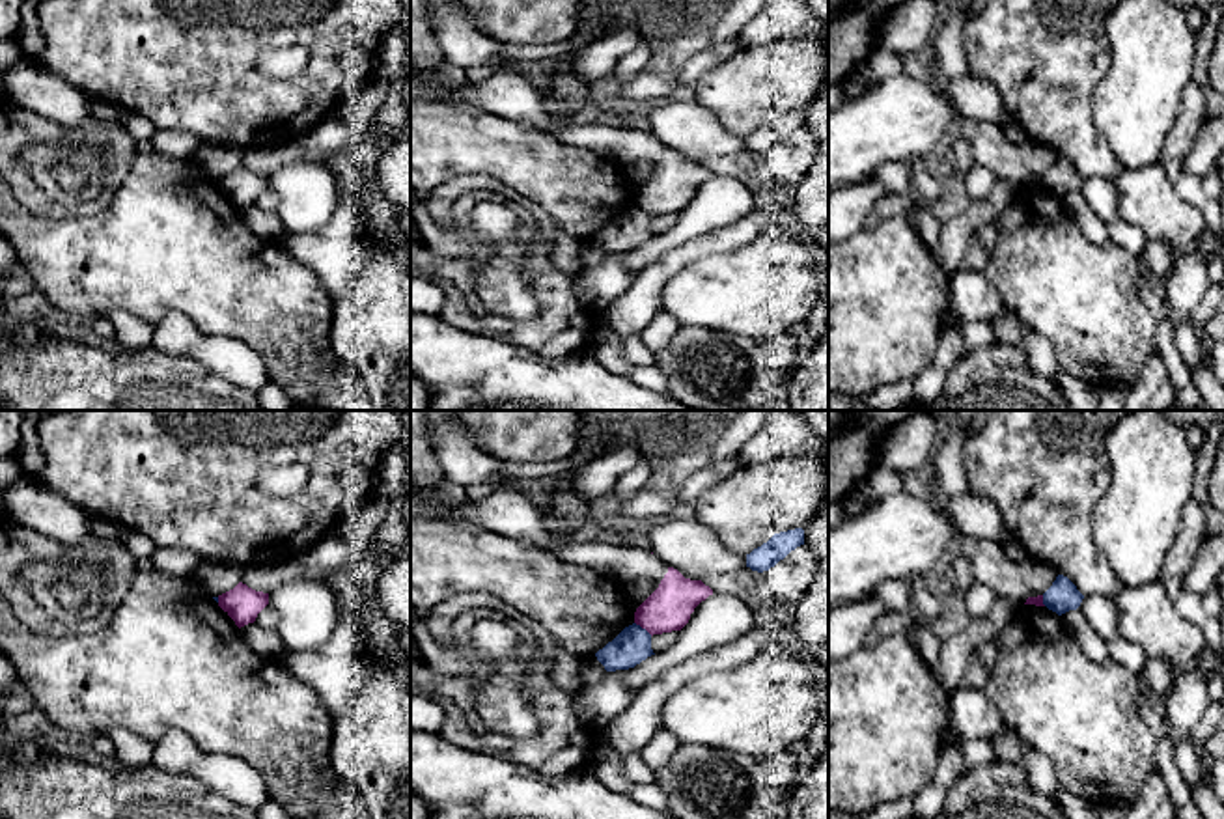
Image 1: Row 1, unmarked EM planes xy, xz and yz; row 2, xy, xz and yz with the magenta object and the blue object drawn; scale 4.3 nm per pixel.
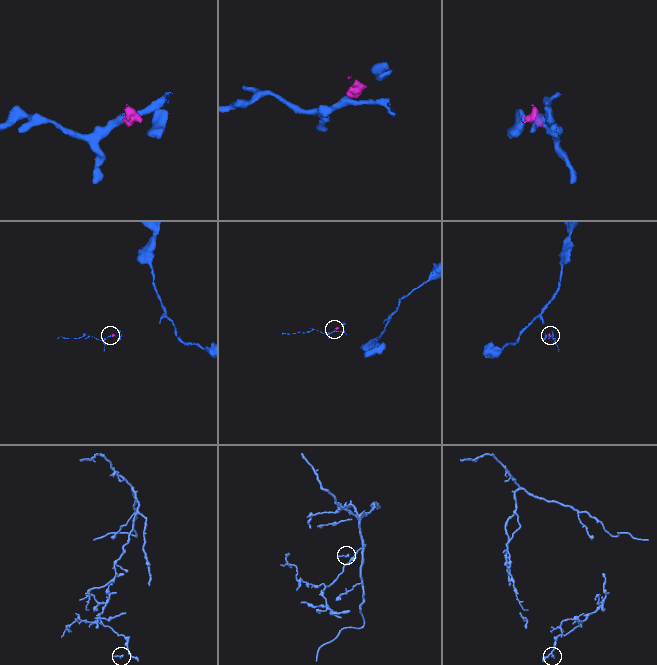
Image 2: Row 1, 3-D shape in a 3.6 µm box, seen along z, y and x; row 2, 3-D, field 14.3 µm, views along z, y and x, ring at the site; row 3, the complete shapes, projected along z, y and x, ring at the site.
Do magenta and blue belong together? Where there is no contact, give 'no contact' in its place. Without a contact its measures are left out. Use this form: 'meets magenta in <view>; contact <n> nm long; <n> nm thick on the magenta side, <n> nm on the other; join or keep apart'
meets magenta in xz; contact 100 nm long; 190 nm thick on the magenta side, 160 nm on the other; keep apart

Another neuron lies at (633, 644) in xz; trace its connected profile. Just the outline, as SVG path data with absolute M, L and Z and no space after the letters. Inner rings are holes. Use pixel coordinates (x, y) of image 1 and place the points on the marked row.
M636 623L625 627L595 653L606 672L634 668L651 655L655 655L651 649L651 634Z

